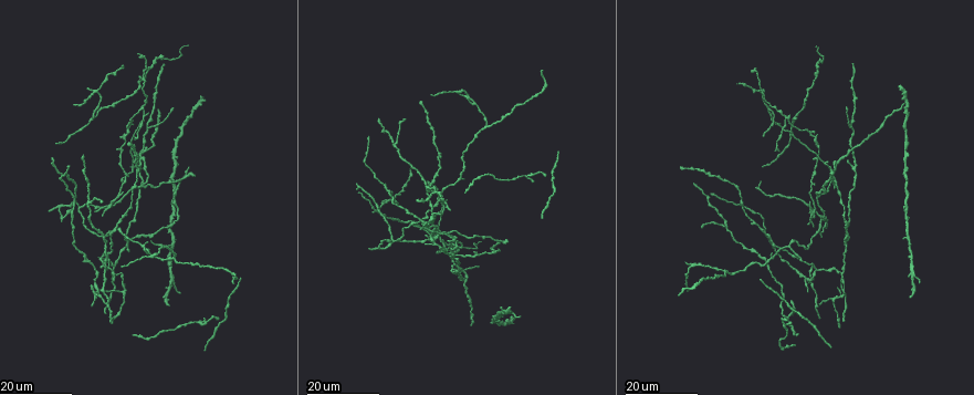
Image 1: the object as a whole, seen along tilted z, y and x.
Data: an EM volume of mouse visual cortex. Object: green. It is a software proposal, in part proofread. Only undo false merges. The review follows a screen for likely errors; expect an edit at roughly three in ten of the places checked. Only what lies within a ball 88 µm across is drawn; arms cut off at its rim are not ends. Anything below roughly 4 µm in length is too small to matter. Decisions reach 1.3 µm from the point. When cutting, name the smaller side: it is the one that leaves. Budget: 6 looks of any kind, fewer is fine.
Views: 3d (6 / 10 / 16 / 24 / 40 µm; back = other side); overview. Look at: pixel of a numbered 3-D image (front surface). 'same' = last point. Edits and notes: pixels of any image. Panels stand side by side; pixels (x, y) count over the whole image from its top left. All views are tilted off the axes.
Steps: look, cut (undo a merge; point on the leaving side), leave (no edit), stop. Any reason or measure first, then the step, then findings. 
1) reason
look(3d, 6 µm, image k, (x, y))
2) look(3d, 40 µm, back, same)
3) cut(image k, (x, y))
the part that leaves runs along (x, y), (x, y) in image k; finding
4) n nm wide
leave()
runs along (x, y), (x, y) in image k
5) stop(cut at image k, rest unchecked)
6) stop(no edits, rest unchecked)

branch point
look(3d, 24 µm, image 1, (819, 220))

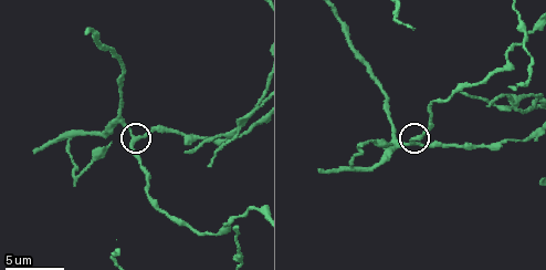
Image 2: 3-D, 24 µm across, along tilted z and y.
look(3d, 6 µm, image 2, (134, 139))

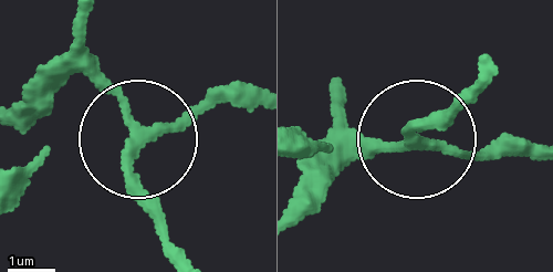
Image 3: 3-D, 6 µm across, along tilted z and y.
look(3d, 6 µm, back, image 3, (139, 133))

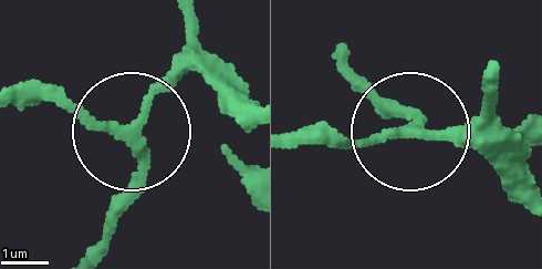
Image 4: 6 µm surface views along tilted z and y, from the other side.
3 arms
leave()
runs along (18, 109), (53, 96), (132, 134), (134, 187), (110, 246) in image 4; continuous, no second neuron

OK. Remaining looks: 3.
thin neck
look(3d, 16 µm, image 1, (177, 220))

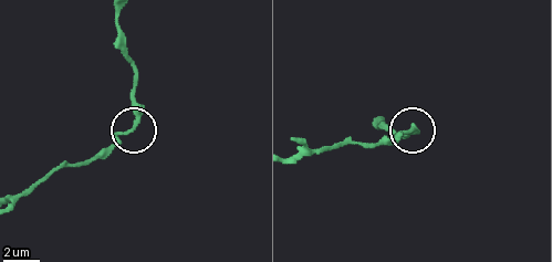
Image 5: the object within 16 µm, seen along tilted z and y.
look(3d, 6 µm, image 5, (131, 129))

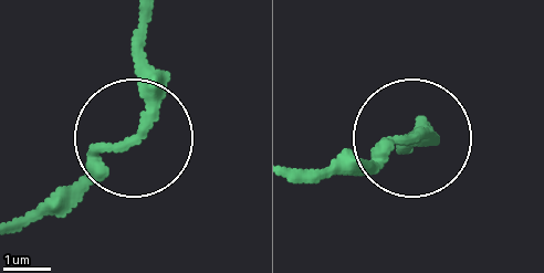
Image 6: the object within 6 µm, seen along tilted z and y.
look(3d, 6 µm, back, image 6, (133, 138))

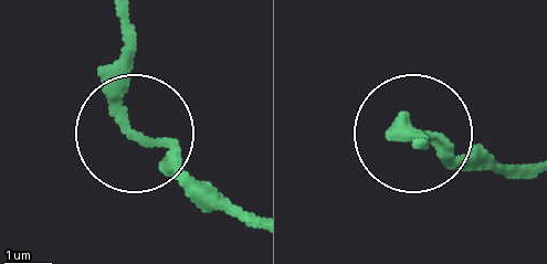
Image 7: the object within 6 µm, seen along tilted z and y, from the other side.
leave()
runs along (249, 221), (201, 199), (129, 124), (125, 17) in image 7; continuous, no second neuron

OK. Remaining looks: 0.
stop(no edits, rest unchecked)

